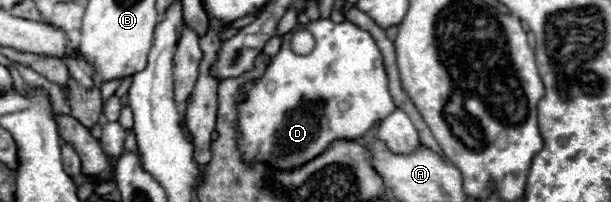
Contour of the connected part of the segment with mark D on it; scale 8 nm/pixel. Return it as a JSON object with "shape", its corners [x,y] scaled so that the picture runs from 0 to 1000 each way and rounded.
{"shape":[[[524,89],[504,119],[504,158],[517,188],[517,238],[504,277],[481,267],[475,248],[478,168],[465,168],[462,238],[439,317],[432,376],[422,406],[399,416],[403,495],[390,525],[390,733],[403,802],[439,802],[458,842],[478,842],[530,752],[547,693],[583,693],[596,673],[612,604],[648,545],[635,455],[625,267],[599,149],[570,99],[547,119],[540,89]]]}

